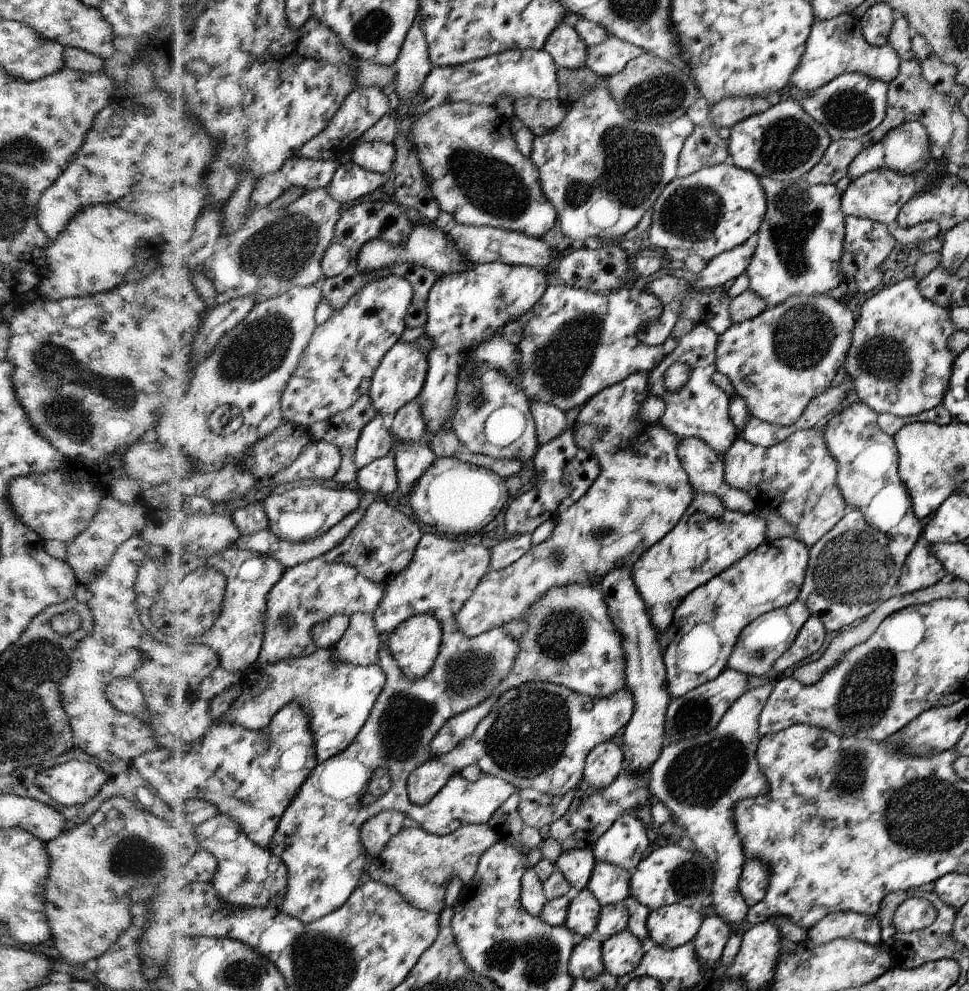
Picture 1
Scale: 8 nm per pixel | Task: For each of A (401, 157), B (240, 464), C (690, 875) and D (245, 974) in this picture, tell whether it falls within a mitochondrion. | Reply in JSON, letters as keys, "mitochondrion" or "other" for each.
{"A":"other","B":"other","C":"mitochondrion","D":"mitochondrion"}

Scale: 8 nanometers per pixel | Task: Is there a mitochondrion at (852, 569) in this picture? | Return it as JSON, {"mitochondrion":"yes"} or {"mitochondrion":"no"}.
{"mitochondrion":"yes"}

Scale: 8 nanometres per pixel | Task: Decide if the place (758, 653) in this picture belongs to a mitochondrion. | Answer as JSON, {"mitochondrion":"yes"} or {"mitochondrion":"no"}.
{"mitochondrion":"yes"}

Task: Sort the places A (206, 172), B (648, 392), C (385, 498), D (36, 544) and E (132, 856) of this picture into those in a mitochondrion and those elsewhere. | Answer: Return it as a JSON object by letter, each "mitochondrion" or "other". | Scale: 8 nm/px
{"A":"other","B":"other","C":"other","D":"other","E":"mitochondrion"}

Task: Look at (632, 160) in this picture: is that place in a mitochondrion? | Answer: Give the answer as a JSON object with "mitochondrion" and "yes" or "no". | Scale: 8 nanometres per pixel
{"mitochondrion":"yes"}

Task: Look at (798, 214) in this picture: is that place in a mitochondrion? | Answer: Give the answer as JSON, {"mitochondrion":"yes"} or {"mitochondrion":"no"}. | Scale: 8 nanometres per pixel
{"mitochondrion":"yes"}

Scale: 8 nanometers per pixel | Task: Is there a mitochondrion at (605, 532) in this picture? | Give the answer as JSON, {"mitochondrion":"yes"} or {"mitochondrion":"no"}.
{"mitochondrion":"yes"}

